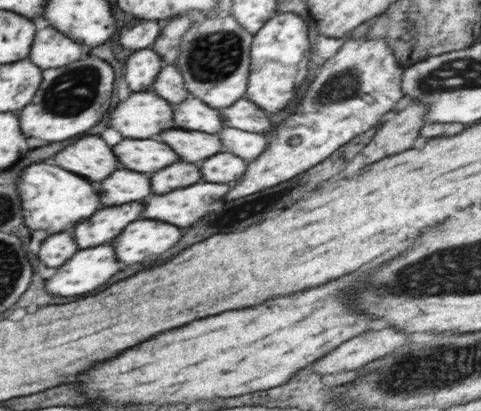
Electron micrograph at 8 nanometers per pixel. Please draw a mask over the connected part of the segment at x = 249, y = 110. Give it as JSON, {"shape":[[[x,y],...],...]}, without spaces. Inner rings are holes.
{"shape":[[[242,98],[233,106],[228,106],[220,111],[226,127],[263,134],[268,134],[273,129],[272,122],[268,117],[269,113],[248,98]]]}

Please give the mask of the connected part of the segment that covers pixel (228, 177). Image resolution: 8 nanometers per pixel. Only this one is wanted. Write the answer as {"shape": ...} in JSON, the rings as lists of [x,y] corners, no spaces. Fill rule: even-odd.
{"shape":[[[216,154],[214,158],[206,158],[202,162],[202,174],[206,174],[206,182],[232,182],[240,180],[246,172],[246,162],[236,158],[234,154]]]}

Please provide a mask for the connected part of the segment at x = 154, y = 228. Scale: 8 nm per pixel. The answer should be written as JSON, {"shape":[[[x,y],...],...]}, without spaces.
{"shape":[[[138,220],[126,234],[118,236],[114,248],[118,250],[118,260],[126,264],[136,262],[156,262],[182,238],[182,230],[168,222],[158,220]]]}

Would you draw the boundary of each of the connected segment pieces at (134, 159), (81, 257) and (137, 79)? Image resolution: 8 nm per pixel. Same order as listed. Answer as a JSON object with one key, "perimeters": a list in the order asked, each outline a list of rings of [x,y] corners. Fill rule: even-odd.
{"perimeters":[[[[122,140],[114,146],[114,154],[126,168],[138,172],[156,172],[178,162],[178,154],[156,140]]],[[[110,244],[80,250],[58,274],[46,282],[46,290],[56,296],[78,296],[94,292],[120,272],[120,264]]],[[[153,48],[129,52],[124,80],[134,92],[150,91],[162,70],[162,58]]]]}

